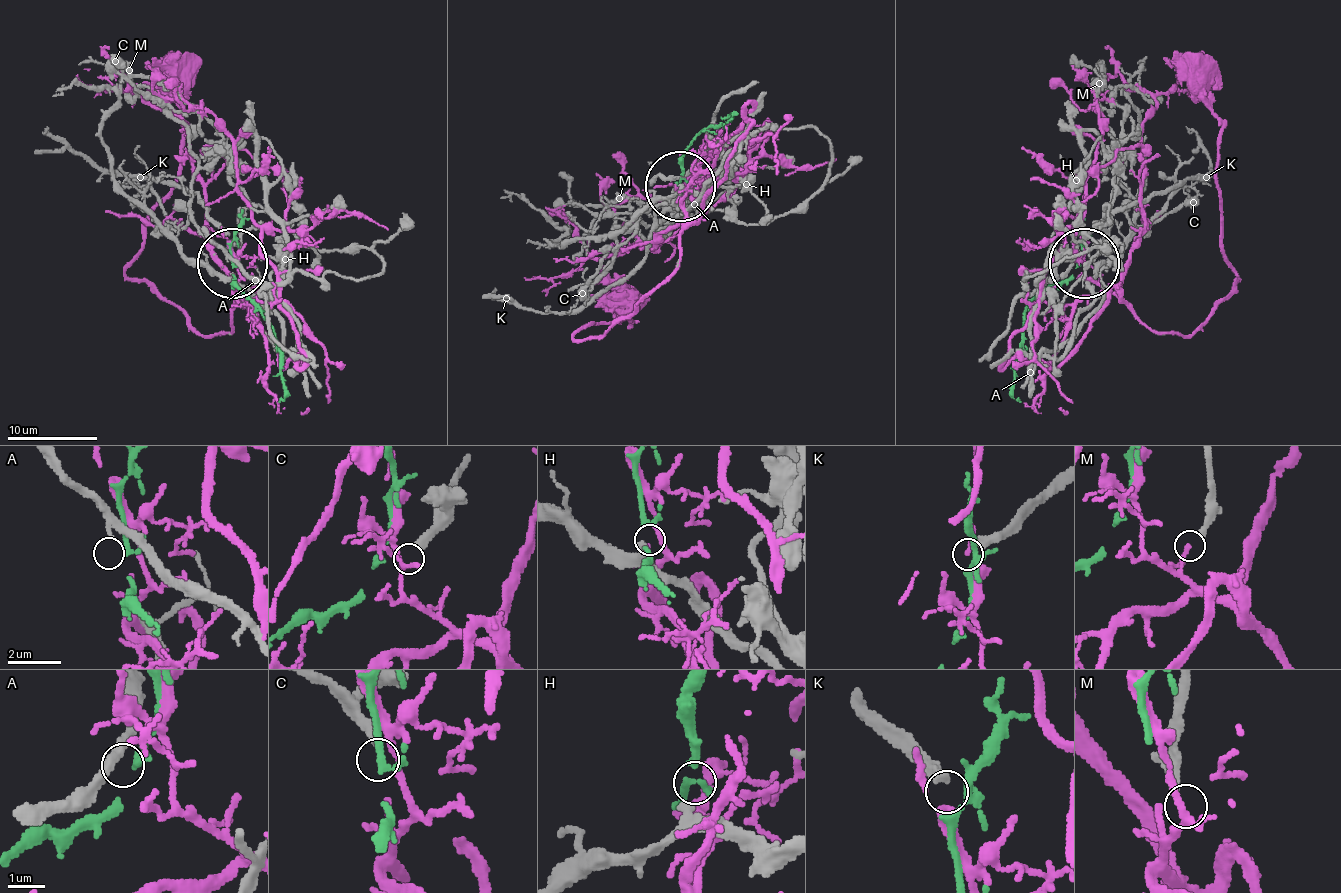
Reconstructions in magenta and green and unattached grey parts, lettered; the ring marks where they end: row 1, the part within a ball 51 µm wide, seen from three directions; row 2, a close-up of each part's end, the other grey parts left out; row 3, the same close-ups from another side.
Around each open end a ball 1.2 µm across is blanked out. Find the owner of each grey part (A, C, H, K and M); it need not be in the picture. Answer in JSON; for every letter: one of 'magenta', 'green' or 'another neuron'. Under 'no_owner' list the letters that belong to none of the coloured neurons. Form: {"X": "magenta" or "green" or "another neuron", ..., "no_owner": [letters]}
{"A": "another neuron", "C": "another neuron", "H": "green", "K": "another neuron", "M": "another neuron", "no_owner": ["A", "C", "K", "M"]}

